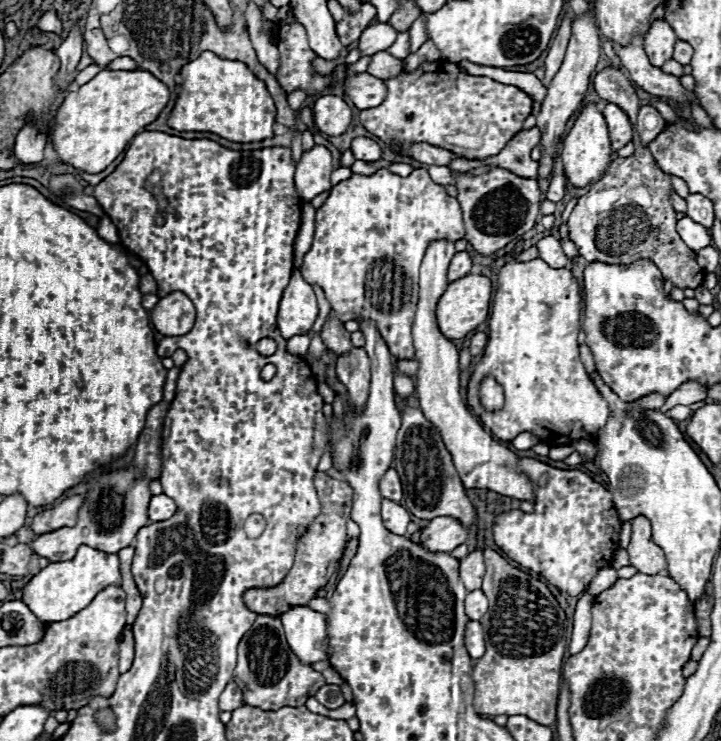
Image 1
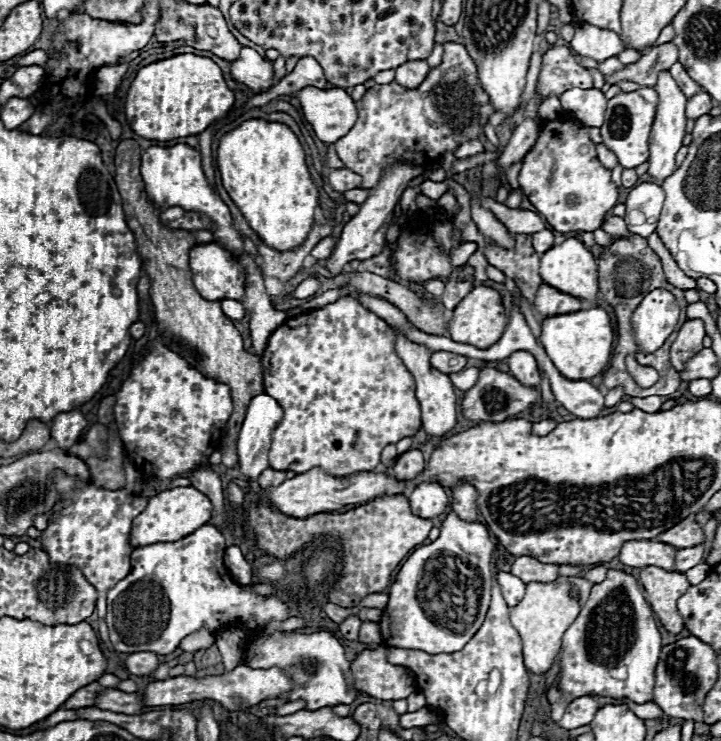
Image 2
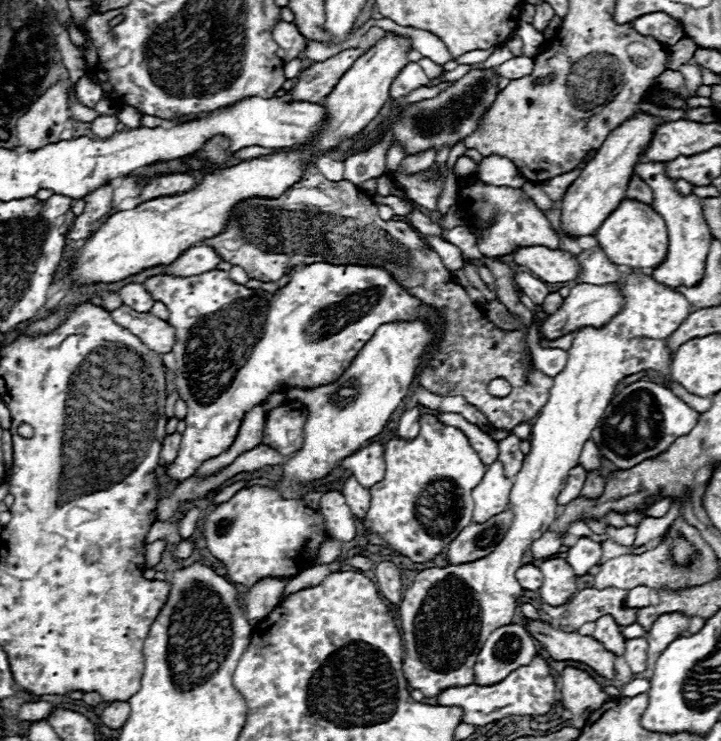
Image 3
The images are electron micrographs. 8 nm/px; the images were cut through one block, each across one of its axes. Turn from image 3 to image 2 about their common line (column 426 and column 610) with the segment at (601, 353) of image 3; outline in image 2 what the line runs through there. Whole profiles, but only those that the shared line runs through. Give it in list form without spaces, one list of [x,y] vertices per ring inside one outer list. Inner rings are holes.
[[[608,570],[606,580],[592,586],[588,602],[582,606],[578,618],[566,630],[562,638],[562,648],[558,654],[560,664],[560,694],[570,702],[584,694],[608,696],[608,698],[630,698],[636,704],[646,704],[652,700],[654,688],[654,670],[658,664],[662,648],[662,638],[654,622],[650,604],[644,598],[644,590],[638,580],[622,570]]]

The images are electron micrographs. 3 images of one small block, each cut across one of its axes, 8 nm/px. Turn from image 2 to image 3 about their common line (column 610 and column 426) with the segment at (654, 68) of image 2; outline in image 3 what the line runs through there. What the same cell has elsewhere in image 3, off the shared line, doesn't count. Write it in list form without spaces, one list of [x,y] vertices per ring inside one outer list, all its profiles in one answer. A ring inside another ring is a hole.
[[[410,62],[398,76],[396,80],[392,82],[390,86],[390,96],[392,98],[400,98],[400,96],[406,96],[410,90],[418,88],[418,86],[426,86],[430,82],[430,78],[424,74],[424,70],[416,64],[416,62]]]

